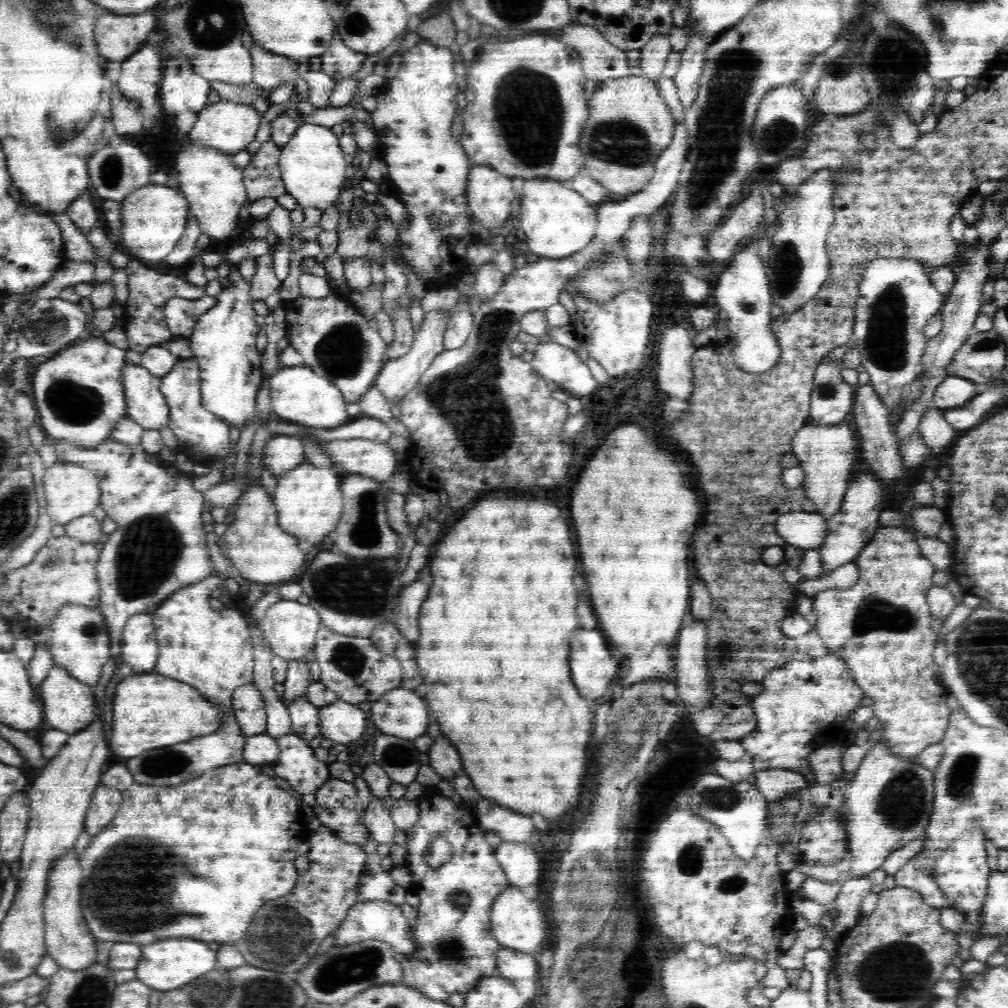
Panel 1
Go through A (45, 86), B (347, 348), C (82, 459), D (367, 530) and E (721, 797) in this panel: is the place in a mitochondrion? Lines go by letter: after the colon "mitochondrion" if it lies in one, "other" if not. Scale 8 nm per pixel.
A: other
B: mitochondrion
C: other
D: mitochondrion
E: mitochondrion

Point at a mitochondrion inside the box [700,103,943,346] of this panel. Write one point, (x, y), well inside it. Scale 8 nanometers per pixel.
(787, 261)

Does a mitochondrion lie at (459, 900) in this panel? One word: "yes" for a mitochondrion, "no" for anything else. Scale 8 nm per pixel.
yes

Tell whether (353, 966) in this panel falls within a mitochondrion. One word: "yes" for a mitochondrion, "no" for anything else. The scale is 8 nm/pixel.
yes

